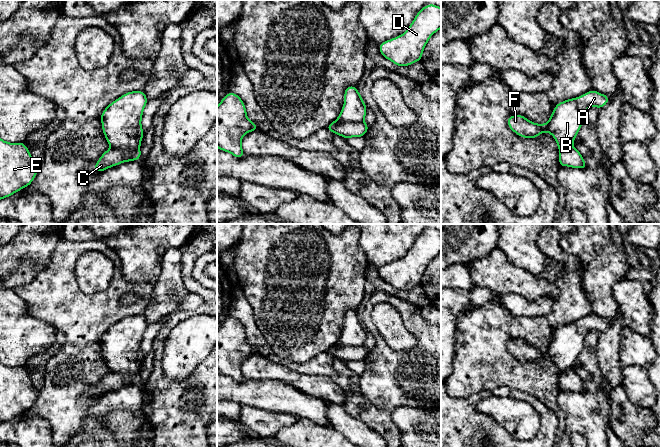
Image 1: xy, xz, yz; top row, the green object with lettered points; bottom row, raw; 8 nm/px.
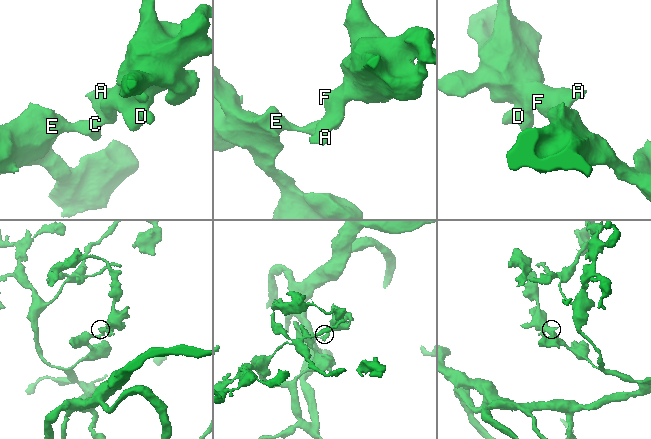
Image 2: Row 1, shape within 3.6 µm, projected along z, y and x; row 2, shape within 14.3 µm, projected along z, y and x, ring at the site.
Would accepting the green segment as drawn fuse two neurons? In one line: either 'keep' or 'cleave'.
cleave

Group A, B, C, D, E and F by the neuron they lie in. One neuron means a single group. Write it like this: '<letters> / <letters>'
A B D F / C E

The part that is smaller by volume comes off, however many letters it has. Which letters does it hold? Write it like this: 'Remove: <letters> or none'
Remove: A, B, D, F

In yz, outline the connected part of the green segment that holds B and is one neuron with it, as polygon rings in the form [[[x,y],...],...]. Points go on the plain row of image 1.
[[[591,314],[580,321],[558,327],[546,348],[531,346],[523,339],[509,340],[507,348],[514,357],[528,363],[536,362],[543,356],[548,356],[556,364],[558,372],[561,373],[573,368],[585,345],[585,335],[593,330],[600,333],[608,325],[608,319]]]

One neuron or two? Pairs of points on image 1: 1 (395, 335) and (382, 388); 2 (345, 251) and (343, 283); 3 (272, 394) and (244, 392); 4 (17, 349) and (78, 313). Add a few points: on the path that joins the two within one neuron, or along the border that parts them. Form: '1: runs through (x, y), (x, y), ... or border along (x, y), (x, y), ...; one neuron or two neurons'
1: border along (377, 330), (395, 350), (409, 350), (415, 345); two neurons
2: runs through (343, 259), (343, 275); one neuron
3: runs through (265, 394), (251, 393); one neuron
4: border along (33, 316), (44, 320), (56, 331); two neurons

